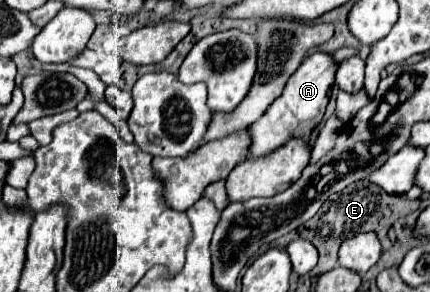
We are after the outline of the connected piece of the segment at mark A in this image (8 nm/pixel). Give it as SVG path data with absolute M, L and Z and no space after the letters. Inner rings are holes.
M313 53L299 65L299 69L289 77L283 93L269 105L269 109L255 123L247 127L247 135L251 139L247 149L247 159L265 157L293 137L311 135L311 131L321 123L325 115L325 107L329 103L331 87L335 81L335 69L337 63L331 59L331 55L325 53Z

